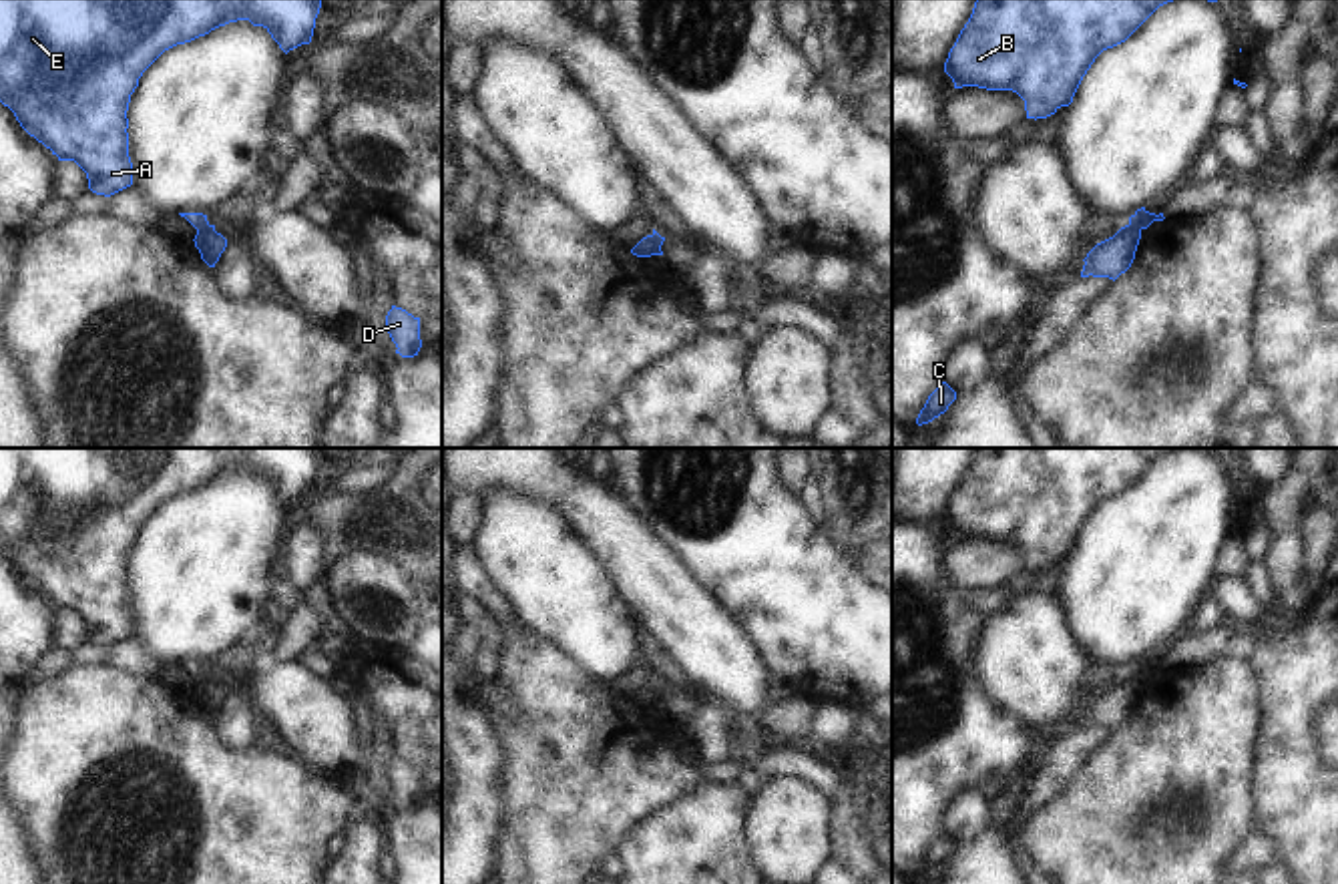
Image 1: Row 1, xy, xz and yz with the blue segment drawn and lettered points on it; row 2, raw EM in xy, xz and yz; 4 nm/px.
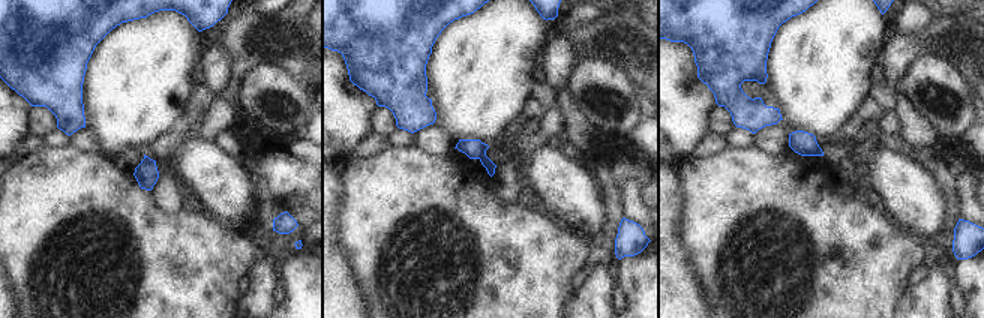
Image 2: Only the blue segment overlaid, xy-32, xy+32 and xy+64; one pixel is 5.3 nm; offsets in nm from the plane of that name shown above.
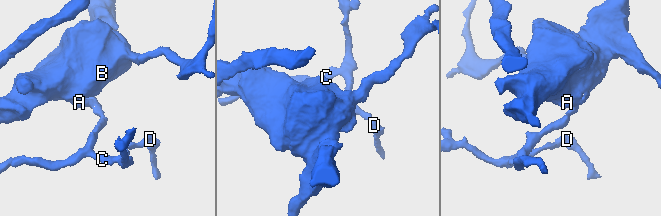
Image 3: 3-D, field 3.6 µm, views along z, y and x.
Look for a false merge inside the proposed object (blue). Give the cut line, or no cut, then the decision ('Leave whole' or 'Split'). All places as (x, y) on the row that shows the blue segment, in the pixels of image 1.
Split along xy (207, 224), (197, 232). Split

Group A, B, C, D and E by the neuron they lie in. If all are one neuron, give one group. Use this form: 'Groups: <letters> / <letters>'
Groups: A B E / C D

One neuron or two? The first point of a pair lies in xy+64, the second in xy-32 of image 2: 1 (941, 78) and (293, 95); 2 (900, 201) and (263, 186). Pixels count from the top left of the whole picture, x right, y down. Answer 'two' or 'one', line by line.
1: one
2: two

